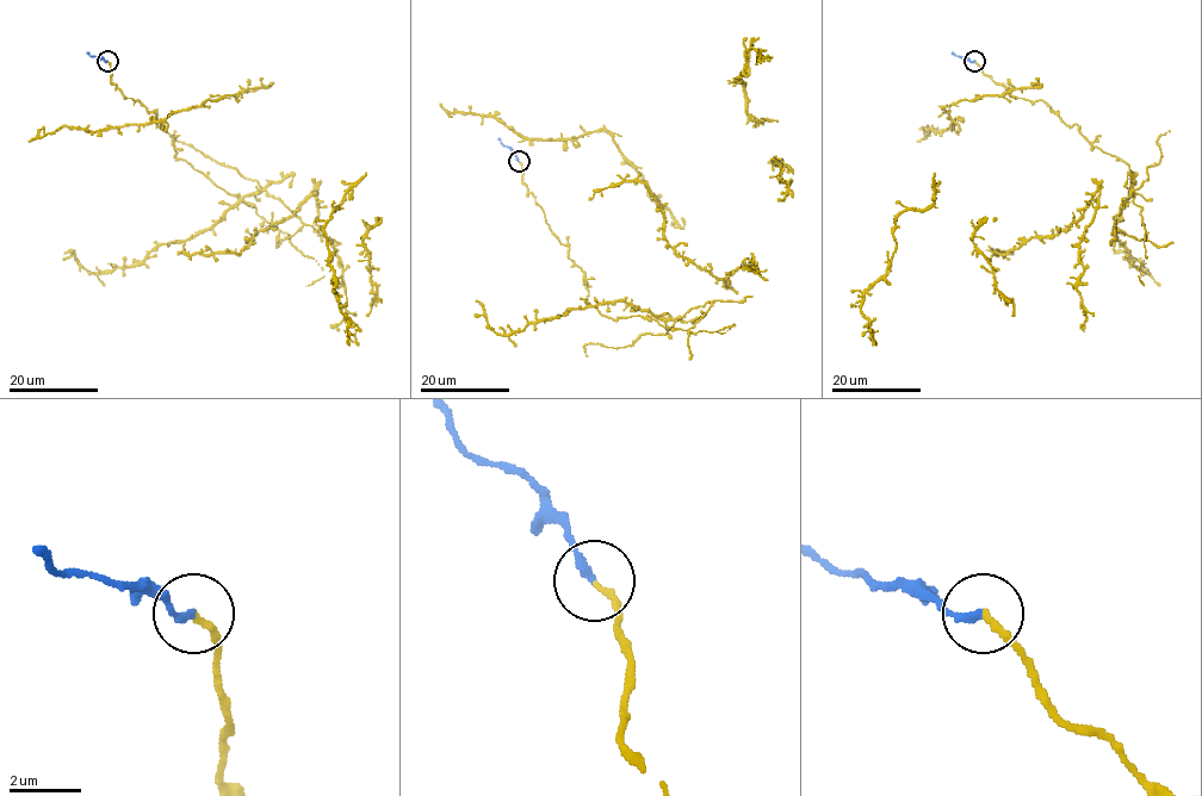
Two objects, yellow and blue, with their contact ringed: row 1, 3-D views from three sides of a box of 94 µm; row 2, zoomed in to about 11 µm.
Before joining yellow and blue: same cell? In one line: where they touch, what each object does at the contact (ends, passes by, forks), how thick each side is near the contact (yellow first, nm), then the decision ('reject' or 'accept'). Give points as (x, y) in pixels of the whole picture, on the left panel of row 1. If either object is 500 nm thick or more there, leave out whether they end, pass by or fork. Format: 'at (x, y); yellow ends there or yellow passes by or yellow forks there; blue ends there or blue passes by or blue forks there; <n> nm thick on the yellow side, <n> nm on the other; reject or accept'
at (107, 61); yellow ends there; blue ends there; 170 nm thick on the yellow side, 240 nm on the other; accept

